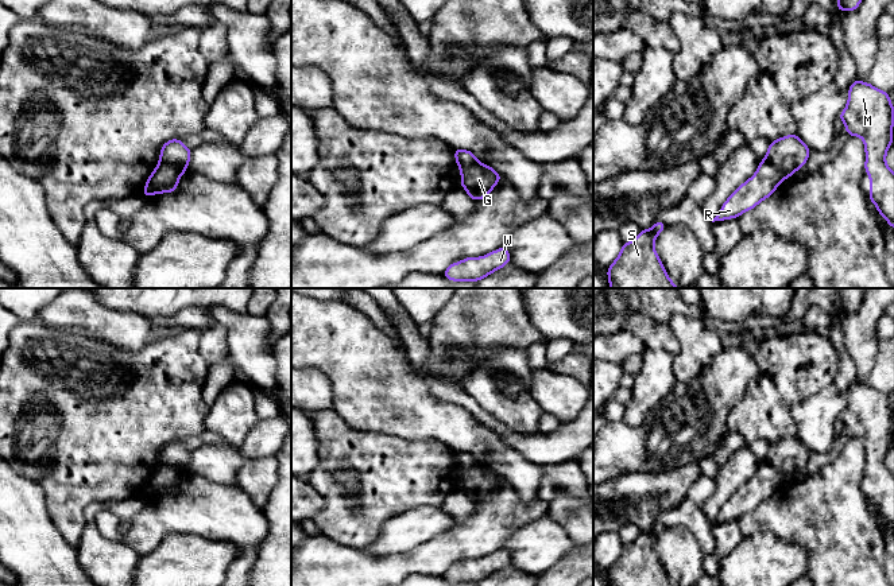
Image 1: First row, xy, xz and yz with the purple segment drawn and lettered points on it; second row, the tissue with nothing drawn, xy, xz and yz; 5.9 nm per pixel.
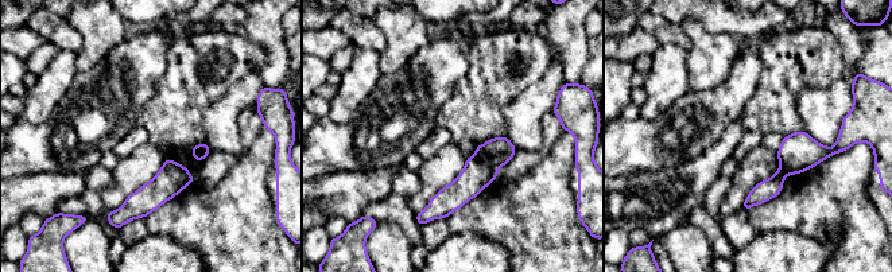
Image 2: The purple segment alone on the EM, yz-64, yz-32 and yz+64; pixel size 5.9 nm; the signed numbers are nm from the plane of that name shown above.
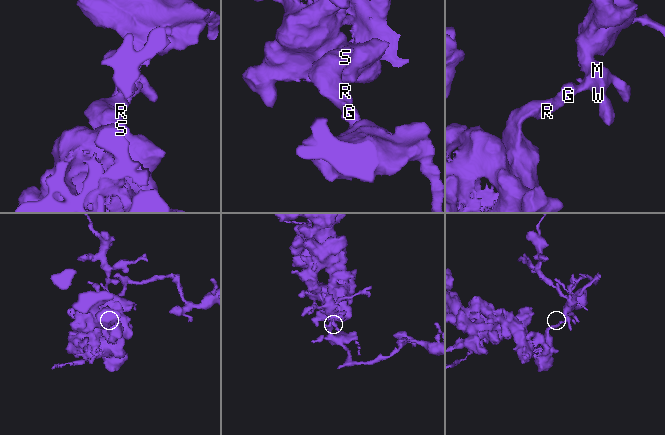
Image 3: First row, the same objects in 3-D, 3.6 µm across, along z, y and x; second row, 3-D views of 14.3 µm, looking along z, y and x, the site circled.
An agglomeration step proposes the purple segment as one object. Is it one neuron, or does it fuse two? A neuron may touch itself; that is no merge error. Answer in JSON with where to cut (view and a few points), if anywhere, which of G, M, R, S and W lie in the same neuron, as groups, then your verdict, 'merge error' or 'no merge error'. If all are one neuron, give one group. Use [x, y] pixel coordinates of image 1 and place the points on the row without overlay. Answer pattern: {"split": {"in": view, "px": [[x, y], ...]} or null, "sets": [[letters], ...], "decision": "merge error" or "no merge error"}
{"split": {"in": "xy", "px": [[159, 464], [174, 469], [181, 476]]}, "sets": [["G", "M", "W"], ["R", "S"]], "decision": "merge error"}

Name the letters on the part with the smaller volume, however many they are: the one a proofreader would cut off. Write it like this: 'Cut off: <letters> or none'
Cut off: G, M, W

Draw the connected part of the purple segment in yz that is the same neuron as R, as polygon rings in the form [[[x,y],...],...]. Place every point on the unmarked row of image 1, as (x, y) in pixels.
[[[762,461],[756,474],[729,497],[712,524],[738,520],[742,515],[754,511],[769,500],[786,480],[767,461]]]

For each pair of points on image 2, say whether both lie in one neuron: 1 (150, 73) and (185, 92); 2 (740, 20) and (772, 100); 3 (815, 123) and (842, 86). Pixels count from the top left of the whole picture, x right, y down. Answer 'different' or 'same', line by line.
1: different
2: different
3: same

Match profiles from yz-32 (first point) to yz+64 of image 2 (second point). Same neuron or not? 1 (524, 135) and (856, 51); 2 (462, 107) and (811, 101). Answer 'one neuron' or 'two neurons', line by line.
1: one neuron
2: two neurons

